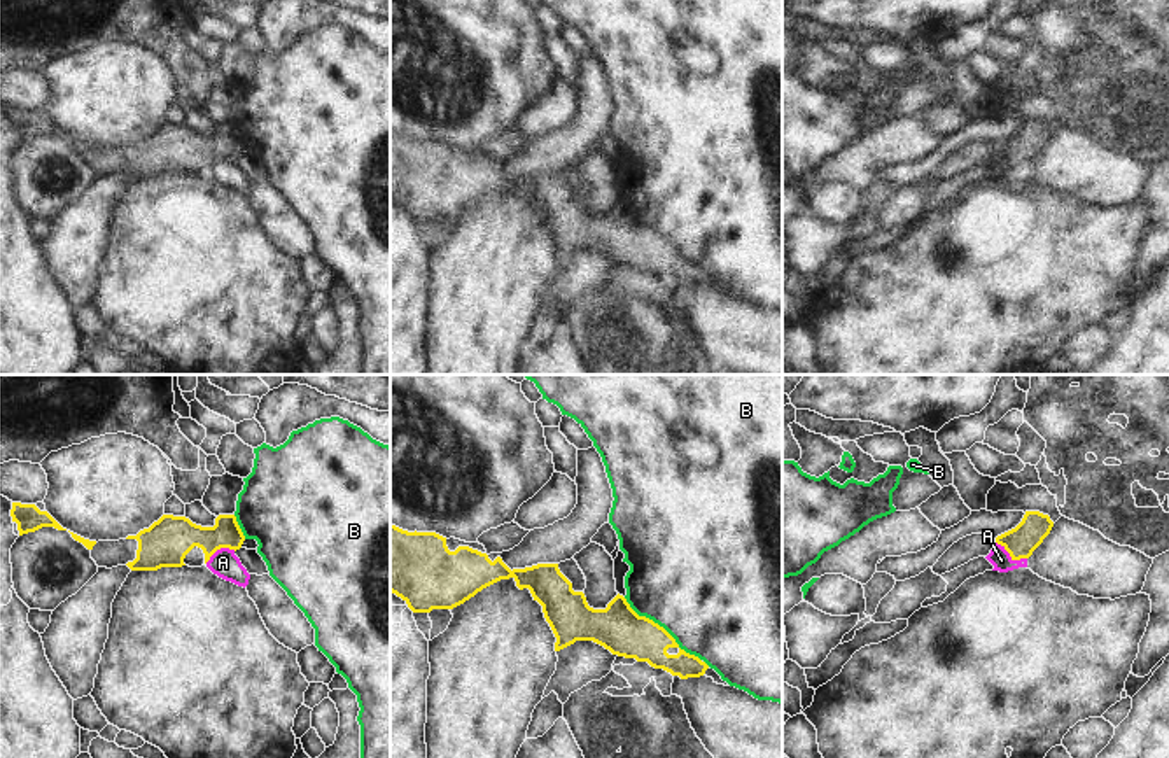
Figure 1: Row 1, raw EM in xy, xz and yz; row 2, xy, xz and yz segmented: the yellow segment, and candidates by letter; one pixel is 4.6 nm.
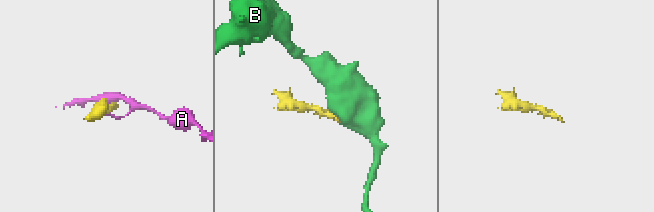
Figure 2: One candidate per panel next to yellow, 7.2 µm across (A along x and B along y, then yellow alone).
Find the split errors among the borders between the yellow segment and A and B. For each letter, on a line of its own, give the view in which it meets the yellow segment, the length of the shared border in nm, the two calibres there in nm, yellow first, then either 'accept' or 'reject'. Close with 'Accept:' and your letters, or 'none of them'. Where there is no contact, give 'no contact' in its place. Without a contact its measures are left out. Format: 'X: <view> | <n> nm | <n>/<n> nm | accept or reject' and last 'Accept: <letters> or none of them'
A: yz | 170 nm | 140/90 nm | reject
B: xz | 460 nm | 220/500 nm | reject
Accept: none of them

